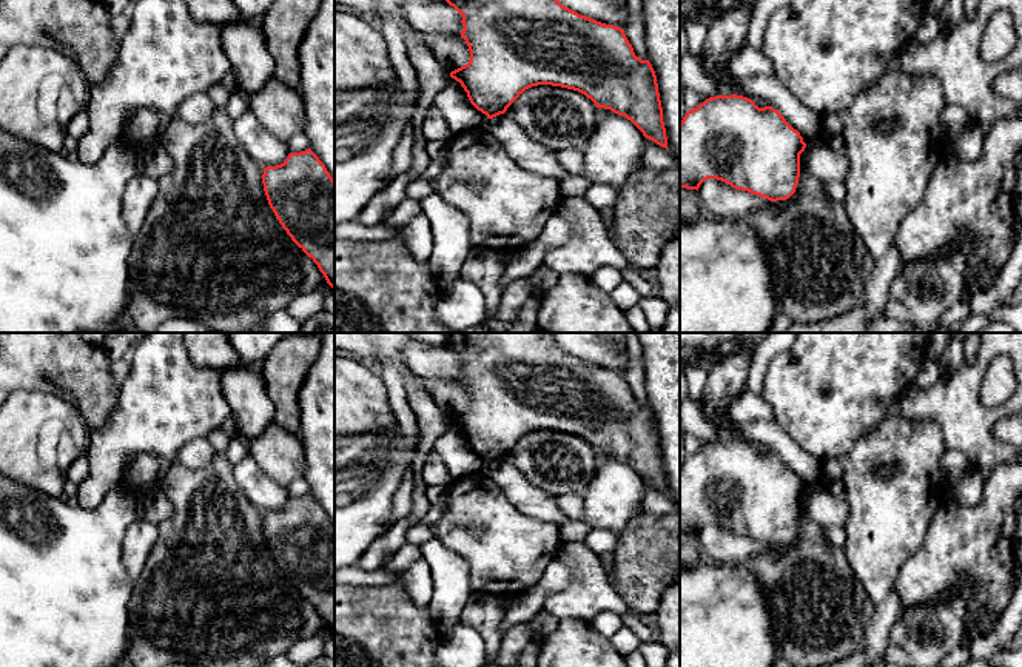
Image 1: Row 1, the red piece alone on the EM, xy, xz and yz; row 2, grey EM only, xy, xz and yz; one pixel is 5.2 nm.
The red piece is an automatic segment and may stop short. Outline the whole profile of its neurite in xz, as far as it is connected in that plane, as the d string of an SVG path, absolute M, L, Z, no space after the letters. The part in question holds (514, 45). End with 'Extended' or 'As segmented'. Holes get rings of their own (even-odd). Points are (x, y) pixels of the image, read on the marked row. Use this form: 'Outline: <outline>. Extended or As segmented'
Outline: M445 0L462 15L461 39L466 40L470 60L450 72L461 83L470 103L493 119L529 88L552 85L578 91L590 99L597 108L610 109L630 120L646 139L667 149L663 108L655 71L649 60L635 55L624 29L597 22L563 6L558 0Z. As segmented

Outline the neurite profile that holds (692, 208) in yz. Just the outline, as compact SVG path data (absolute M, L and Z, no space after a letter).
M680 188L680 223L715 219L720 217L704 206L697 189Z

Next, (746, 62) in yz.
M746 43L729 60L728 72L735 77L774 75L774 68L768 59Z

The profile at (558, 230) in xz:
M561 196L558 209L549 219L540 237L519 250L519 254L504 265L504 273L499 280L503 290L516 279L532 276L533 271L543 263L543 259L549 250L567 243L573 233L573 225L561 213L566 199L567 197Z

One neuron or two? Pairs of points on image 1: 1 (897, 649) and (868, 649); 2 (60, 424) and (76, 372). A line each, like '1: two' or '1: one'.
1: two
2: two

